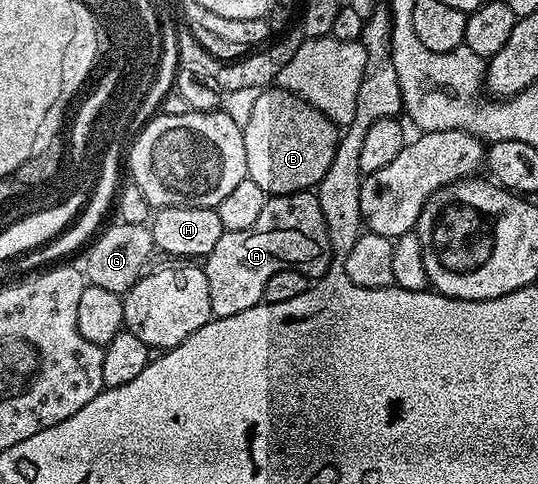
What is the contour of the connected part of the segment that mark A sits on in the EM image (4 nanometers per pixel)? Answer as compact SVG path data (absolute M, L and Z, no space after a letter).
M298 192L296 194L278 194L276 196L266 197L263 204L263 213L259 215L259 220L255 220L255 224L251 224L251 228L247 228L243 232L231 232L227 230L223 236L219 236L219 244L215 244L215 248L211 248L211 252L206 254L203 259L203 269L207 276L207 292L211 292L211 312L213 318L226 318L227 316L235 316L235 312L247 312L247 308L262 305L263 288L267 285L267 280L271 280L271 276L275 276L275 272L280 270L298 270L303 272L310 279L316 280L330 269L331 255L329 249L327 224L324 223L322 209L319 206L319 200L316 193Z

